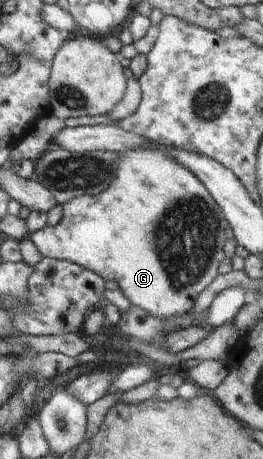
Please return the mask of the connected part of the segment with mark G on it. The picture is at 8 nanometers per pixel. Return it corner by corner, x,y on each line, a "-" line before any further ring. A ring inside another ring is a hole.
152,144
118,153
114,179
104,191
73,197
62,204
63,215
58,225
48,225
28,238
43,258
77,263
104,279
114,279
131,305
138,305
154,317
172,319
188,313
196,298
219,274
229,223
200,179

